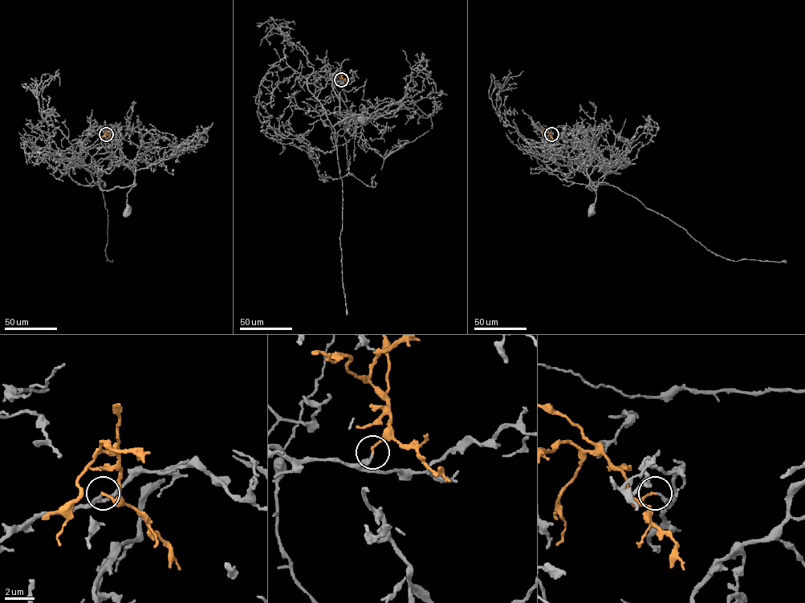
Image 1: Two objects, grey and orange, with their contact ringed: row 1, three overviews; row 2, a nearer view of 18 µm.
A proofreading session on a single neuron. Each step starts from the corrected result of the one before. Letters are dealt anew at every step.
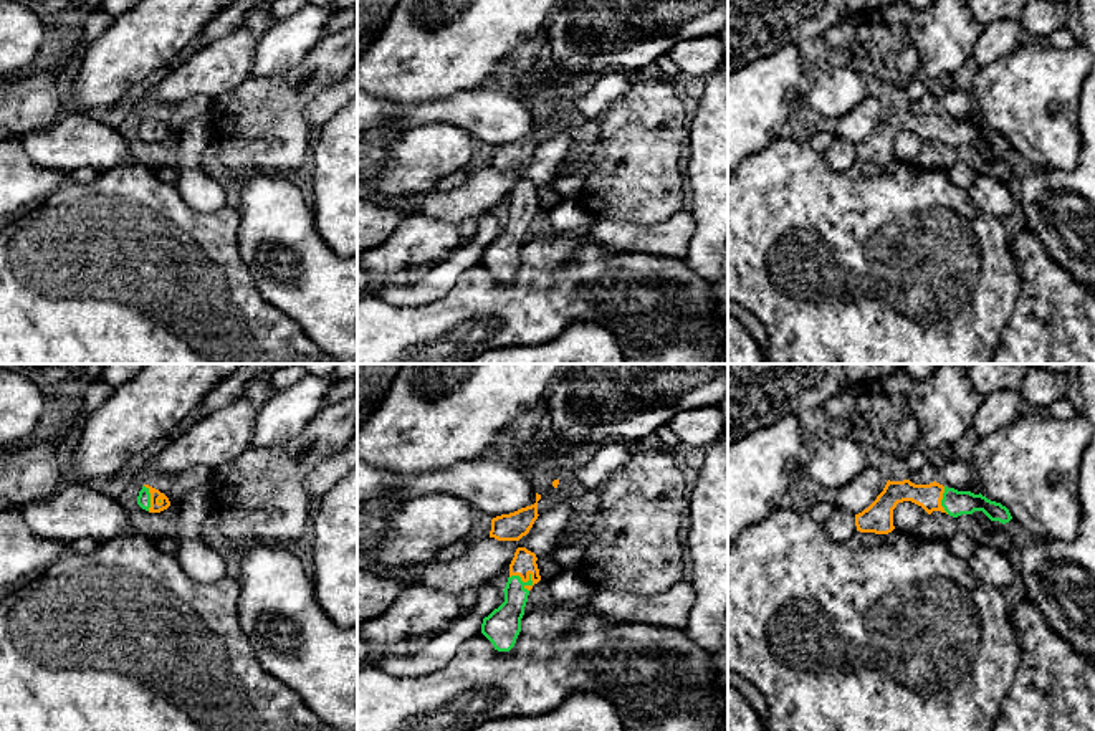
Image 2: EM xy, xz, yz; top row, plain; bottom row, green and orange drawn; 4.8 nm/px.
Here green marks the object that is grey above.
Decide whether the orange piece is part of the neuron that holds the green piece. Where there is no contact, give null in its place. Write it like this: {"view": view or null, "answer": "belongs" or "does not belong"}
{"view": "xz", "answer": "belongs"}

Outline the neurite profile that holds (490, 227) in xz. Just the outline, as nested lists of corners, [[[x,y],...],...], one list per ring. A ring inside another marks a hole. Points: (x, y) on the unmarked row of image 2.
[[[481,215],[476,233],[468,240],[476,246],[488,246],[504,232],[504,222],[495,215]]]

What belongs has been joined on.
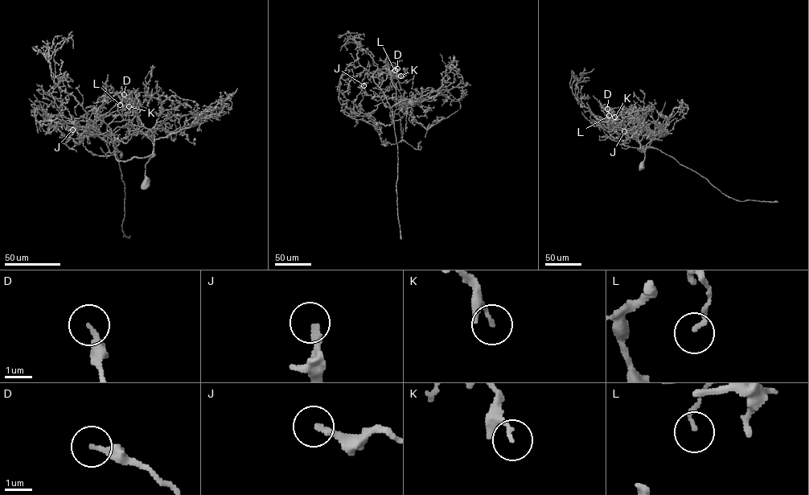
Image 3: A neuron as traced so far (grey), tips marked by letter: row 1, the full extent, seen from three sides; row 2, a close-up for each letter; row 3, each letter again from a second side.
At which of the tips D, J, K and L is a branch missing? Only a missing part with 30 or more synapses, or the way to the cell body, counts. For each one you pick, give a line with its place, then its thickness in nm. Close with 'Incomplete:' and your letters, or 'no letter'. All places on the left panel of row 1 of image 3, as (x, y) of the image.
J: (72, 129) | 220 nm
Incomplete: J

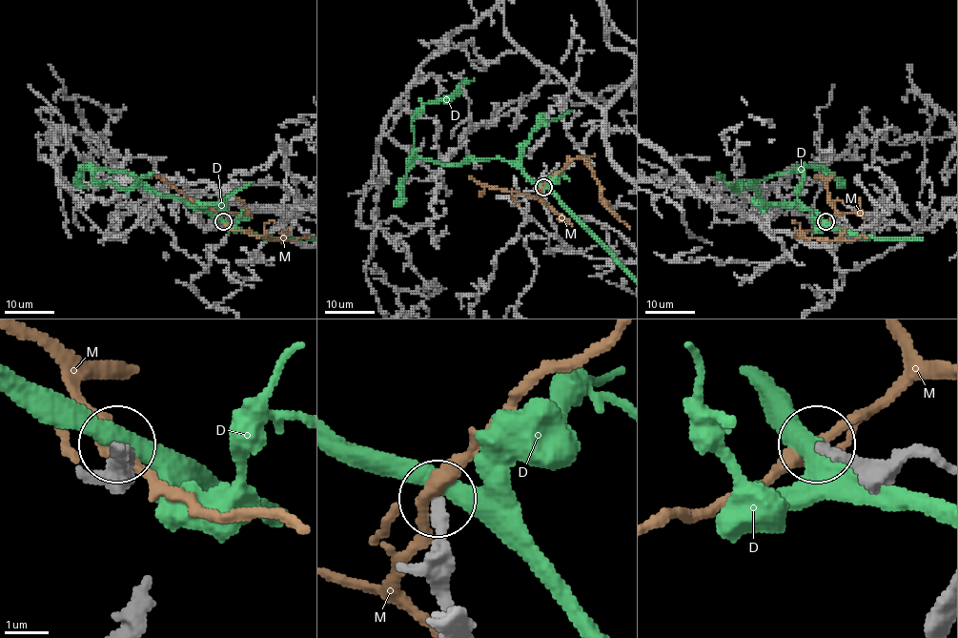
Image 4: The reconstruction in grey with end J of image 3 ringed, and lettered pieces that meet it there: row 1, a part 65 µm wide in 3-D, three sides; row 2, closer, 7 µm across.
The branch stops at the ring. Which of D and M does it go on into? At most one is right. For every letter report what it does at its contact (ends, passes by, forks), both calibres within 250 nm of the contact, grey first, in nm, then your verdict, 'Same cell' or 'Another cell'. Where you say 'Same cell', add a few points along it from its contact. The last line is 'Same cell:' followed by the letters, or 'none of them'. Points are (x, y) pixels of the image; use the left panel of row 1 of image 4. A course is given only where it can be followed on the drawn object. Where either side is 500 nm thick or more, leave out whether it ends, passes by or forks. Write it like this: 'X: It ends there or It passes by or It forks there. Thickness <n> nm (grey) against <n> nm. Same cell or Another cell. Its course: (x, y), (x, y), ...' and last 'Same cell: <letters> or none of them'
D: It passes by. Thickness 240 nm (grey) against 440 nm. Another cell
M: It passes by. Thickness 240 nm (grey) against 320 nm. Another cell
Same cell: none of them

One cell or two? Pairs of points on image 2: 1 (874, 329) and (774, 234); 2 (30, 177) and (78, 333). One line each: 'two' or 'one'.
1: one
2: two

